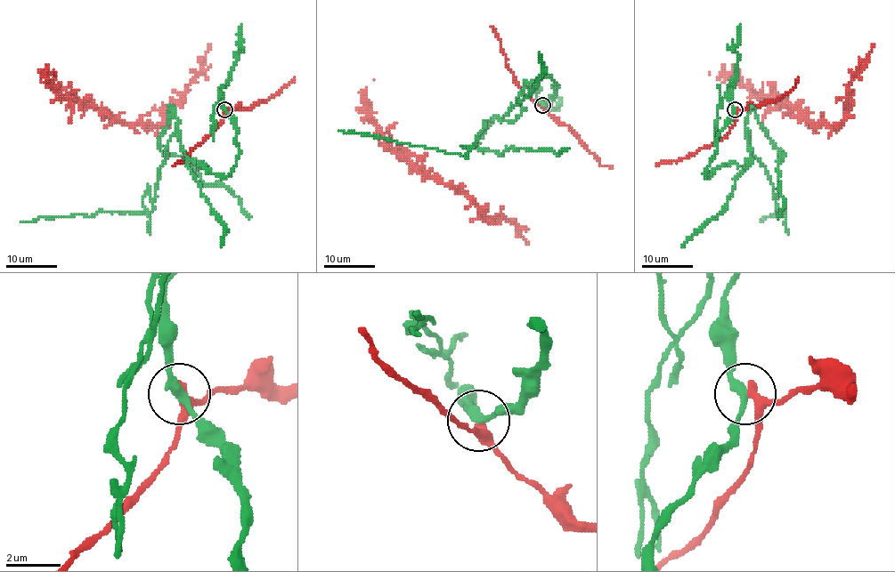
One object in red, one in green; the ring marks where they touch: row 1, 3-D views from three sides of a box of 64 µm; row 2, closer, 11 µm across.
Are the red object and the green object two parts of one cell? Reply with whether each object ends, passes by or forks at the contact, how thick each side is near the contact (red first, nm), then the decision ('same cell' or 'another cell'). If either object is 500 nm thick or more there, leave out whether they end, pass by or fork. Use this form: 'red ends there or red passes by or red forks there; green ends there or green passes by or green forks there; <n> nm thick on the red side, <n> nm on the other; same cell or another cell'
red passes by; green passes by; 320 nm thick on the red side, 280 nm on the other; another cell

